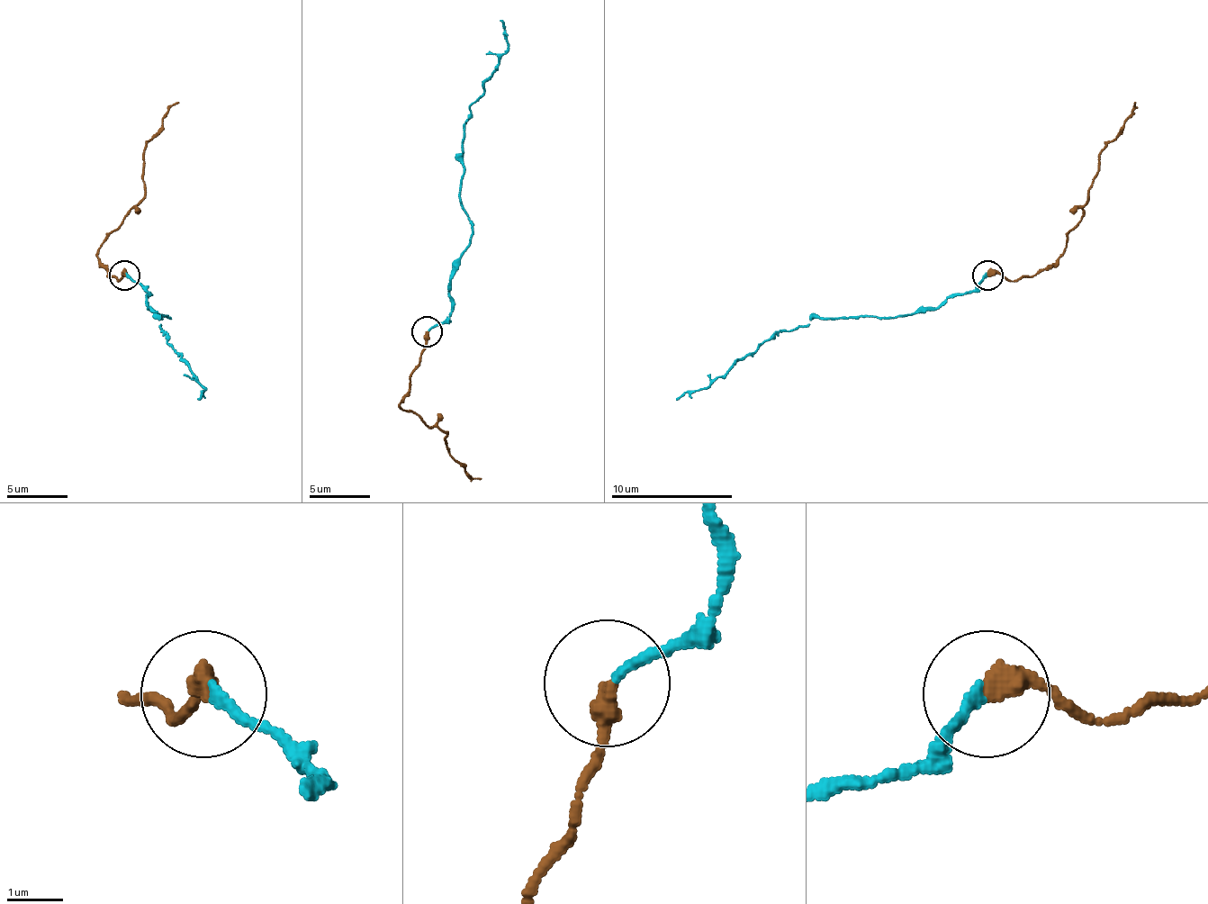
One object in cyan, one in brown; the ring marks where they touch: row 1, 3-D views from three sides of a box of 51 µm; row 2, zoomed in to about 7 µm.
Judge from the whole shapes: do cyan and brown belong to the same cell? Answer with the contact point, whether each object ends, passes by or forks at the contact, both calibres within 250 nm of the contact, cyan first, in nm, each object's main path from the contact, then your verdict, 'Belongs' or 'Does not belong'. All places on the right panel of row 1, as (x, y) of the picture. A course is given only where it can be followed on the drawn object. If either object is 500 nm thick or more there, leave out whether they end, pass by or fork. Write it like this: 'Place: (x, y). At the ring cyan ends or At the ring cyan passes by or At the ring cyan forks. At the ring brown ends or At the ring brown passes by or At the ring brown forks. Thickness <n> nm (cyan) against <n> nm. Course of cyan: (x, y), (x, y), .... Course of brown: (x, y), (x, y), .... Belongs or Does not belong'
Place: (987, 275). At the ring cyan ends. At the ring brown ends. Thickness 180 nm (cyan) against 400 nm. Course of cyan: (987, 275), (969, 294), (951, 294), (938, 306), (893, 318), (835, 318), (778, 330), (705, 388), (677, 400). Course of brown: (987, 275), (1002, 273), (1008, 279), (1035, 275), (1062, 255), (1089, 194), (1099, 155), (1117, 136), (1135, 103). Belongs

